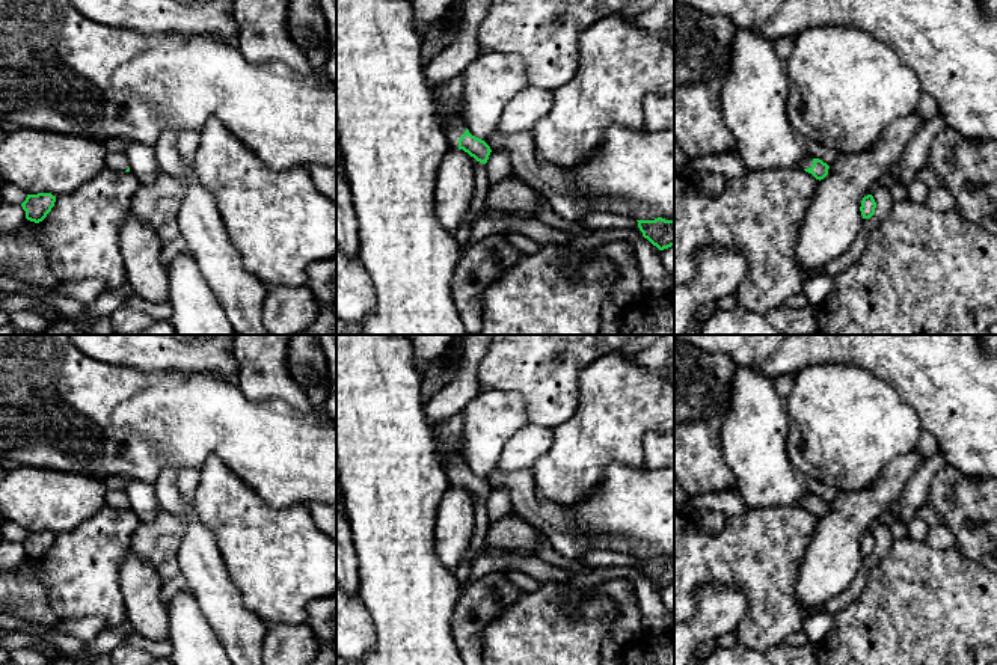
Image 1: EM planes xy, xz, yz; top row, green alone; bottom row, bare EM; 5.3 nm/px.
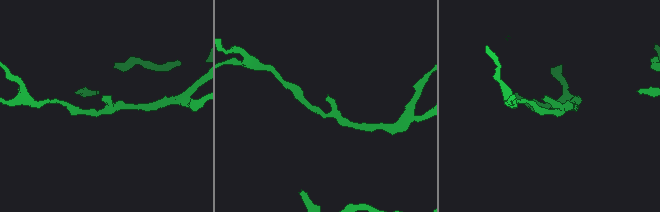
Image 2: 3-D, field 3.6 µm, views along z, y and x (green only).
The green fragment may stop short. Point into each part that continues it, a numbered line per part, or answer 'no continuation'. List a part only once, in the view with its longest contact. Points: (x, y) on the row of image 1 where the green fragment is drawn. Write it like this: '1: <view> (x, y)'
1: xz (456, 128)

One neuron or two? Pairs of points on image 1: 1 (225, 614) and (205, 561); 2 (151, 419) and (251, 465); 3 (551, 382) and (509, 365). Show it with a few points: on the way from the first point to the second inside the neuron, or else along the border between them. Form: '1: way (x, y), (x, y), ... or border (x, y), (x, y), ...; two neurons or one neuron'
1: way (219, 600), (205, 575); one neuron
2: way (175, 419), (205, 419), (227, 441); one neuron
3: way (540, 371), (534, 365), (519, 365); one neuron

